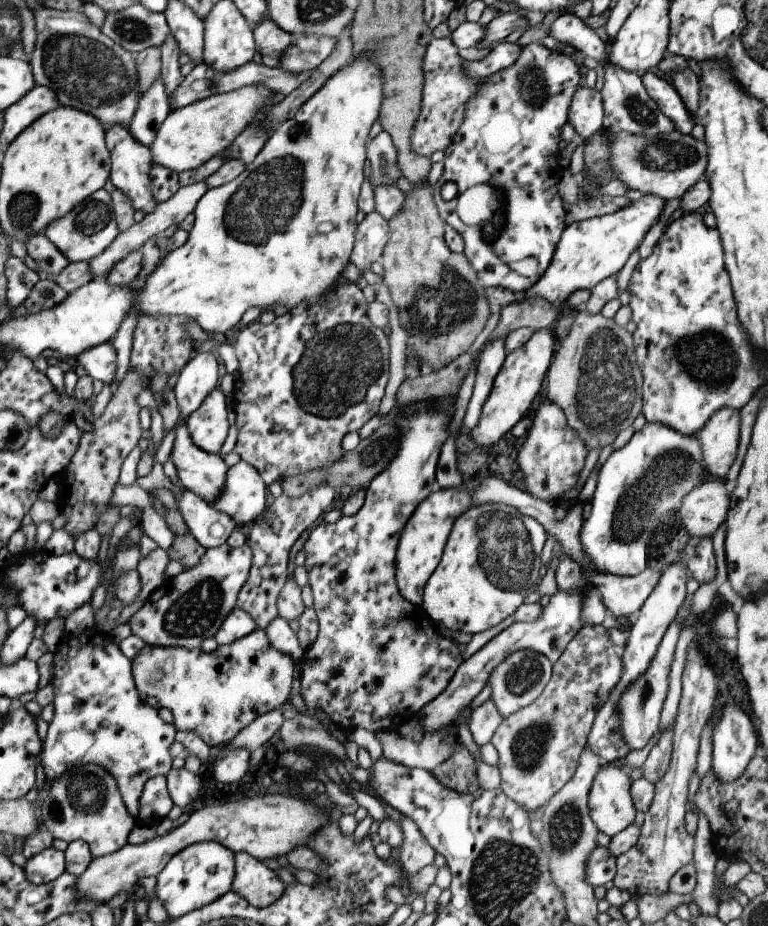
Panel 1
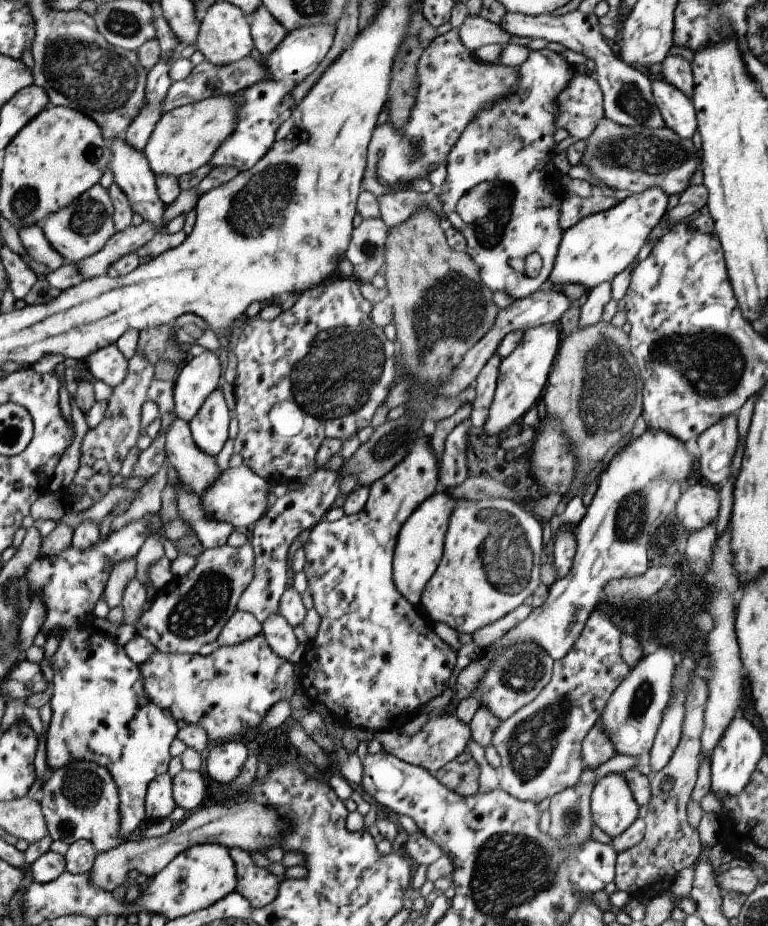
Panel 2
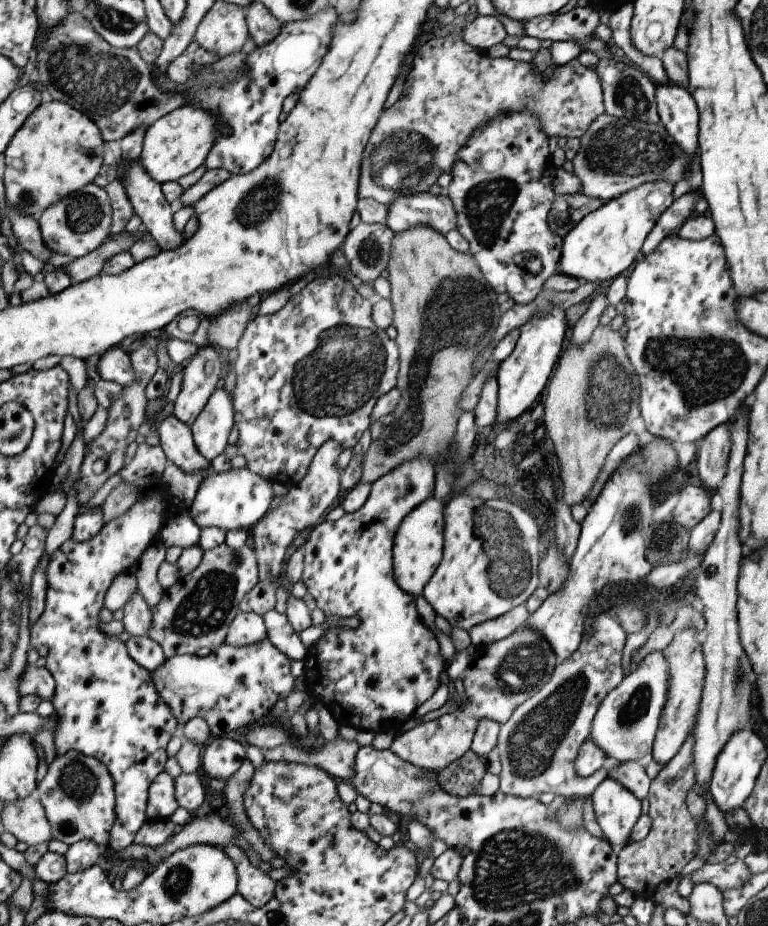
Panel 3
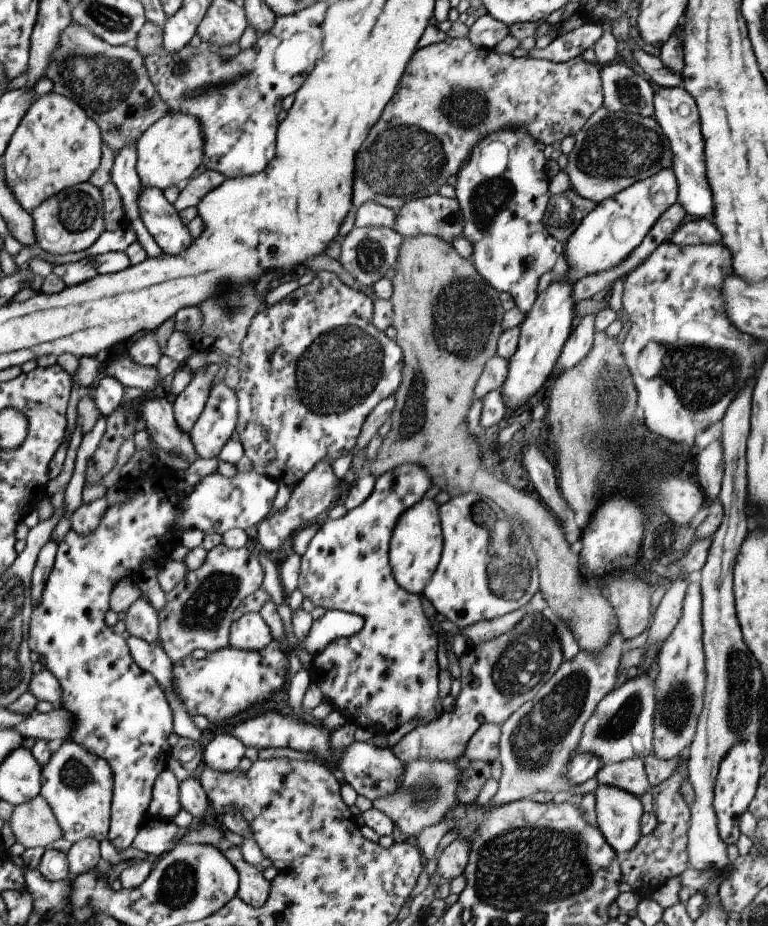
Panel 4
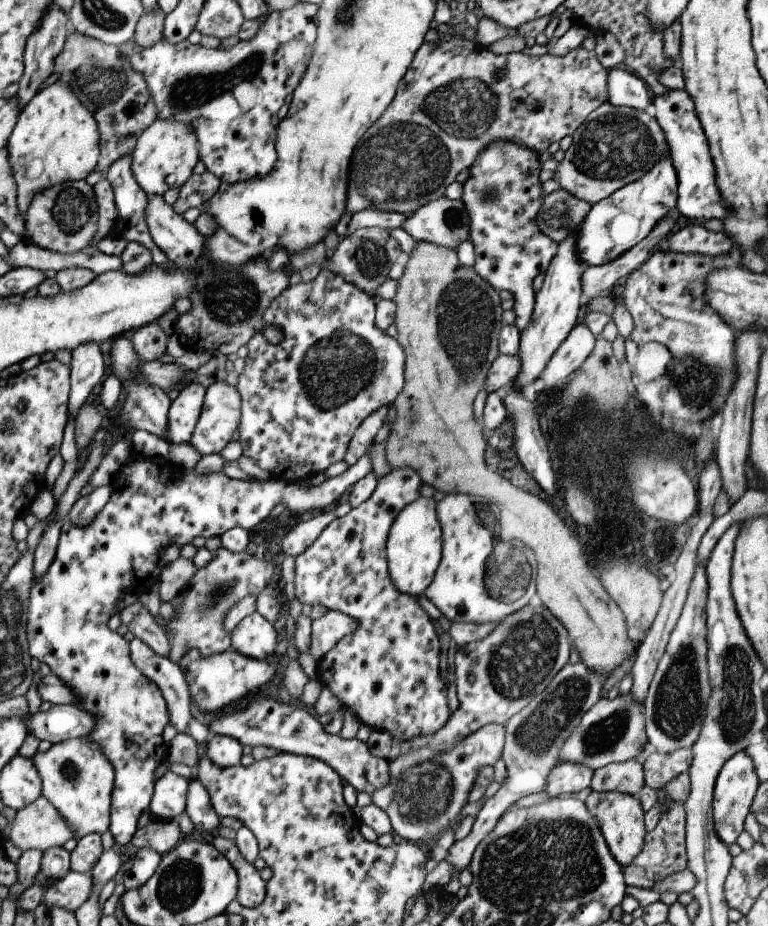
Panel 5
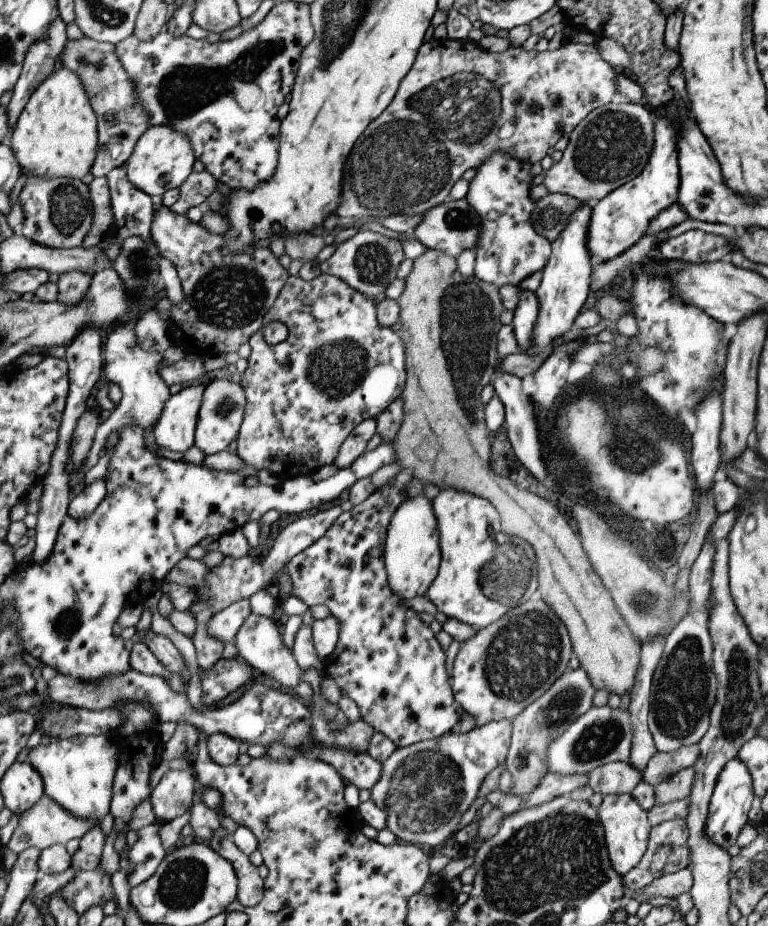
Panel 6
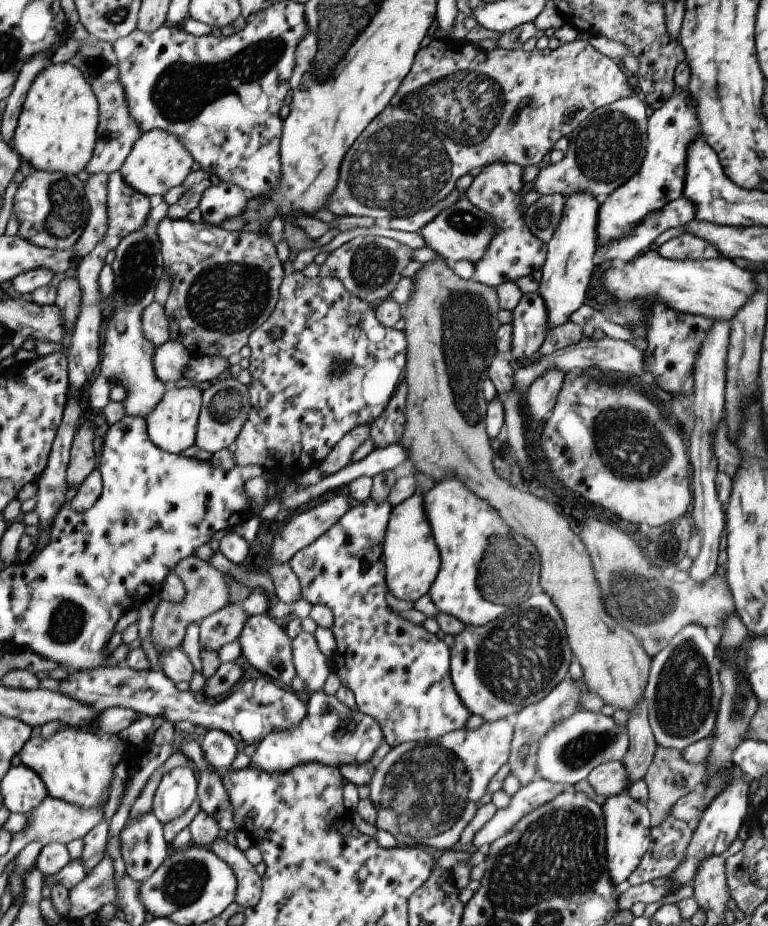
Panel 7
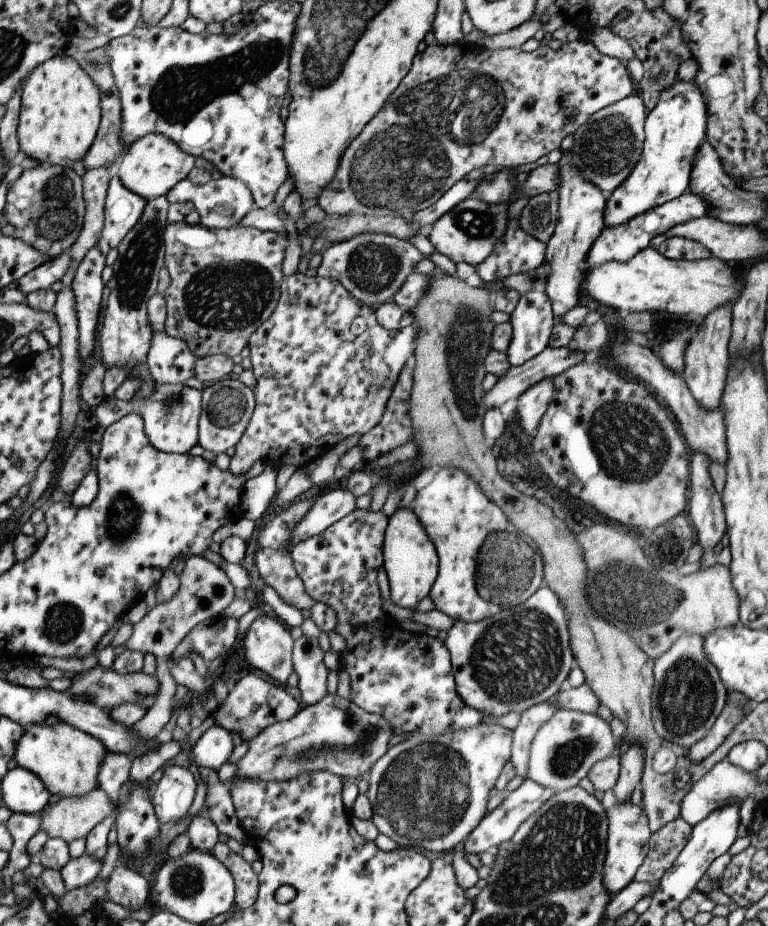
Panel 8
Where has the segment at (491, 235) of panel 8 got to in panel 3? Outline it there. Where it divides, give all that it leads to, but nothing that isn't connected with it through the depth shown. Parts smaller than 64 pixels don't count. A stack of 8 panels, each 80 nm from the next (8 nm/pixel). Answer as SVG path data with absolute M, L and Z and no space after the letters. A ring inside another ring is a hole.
M427 191L396 196L386 204L387 228L394 233L424 224L443 236L456 226L451 201L445 195L431 195Z

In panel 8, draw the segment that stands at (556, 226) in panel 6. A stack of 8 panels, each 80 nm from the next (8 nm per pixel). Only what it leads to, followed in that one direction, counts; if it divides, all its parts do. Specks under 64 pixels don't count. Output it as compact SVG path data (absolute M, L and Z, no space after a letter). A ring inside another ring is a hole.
M556 191L529 197L517 220L523 232L546 244L557 223L557 200Z

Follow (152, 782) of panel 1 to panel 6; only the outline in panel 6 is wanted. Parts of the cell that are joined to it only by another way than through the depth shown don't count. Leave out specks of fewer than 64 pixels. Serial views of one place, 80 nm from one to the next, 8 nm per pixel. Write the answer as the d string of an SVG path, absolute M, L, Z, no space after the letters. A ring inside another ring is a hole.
M191 768L169 769L162 775L148 796L157 823L169 822L190 807L196 783Z

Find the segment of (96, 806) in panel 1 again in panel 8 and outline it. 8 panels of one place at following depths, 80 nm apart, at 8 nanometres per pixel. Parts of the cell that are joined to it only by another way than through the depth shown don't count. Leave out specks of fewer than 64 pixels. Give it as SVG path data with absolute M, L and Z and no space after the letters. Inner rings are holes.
M58 721L53 726L35 722L24 728L23 736L16 743L13 760L17 767L34 773L43 782L49 795L71 798L87 795L87 792L98 788L99 764L107 753L107 748L99 740L70 726L66 721Z

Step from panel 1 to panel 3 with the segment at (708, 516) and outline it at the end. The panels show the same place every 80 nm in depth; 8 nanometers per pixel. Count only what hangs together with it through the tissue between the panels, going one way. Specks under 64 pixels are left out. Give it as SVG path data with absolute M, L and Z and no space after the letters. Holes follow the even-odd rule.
M685 485L679 488L677 508L672 519L683 528L691 530L709 511L712 493L699 485Z

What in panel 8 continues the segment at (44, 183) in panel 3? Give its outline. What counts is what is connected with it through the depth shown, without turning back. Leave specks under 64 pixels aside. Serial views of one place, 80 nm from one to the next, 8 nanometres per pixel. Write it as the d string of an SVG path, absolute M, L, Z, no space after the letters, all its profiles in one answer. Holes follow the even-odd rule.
M61 53L33 68L22 84L17 124L17 143L25 157L41 164L71 168L93 143L101 118L102 96L77 64L75 56Z

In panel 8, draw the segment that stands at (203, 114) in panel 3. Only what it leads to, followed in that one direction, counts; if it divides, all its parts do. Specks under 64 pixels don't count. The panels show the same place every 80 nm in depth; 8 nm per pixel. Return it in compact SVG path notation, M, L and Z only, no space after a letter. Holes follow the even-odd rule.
M148 134L135 140L122 154L113 170L123 188L147 201L164 196L181 180L186 179L188 173L194 168L195 158L182 152L171 140L159 134Z

